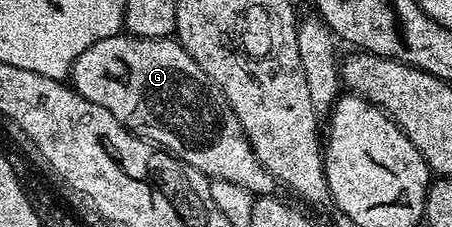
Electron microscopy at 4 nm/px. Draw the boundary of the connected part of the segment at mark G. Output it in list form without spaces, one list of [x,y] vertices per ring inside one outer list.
[[[132,35],[101,39],[75,60],[69,74],[69,84],[76,93],[89,99],[89,103],[105,107],[105,111],[109,111],[109,115],[113,115],[113,119],[121,122],[130,133],[158,145],[166,153],[172,153],[178,161],[189,163],[189,167],[197,167],[197,171],[204,173],[207,178],[237,183],[237,187],[243,187],[253,195],[271,195],[276,192],[275,176],[257,159],[223,92],[211,84],[205,71],[197,67],[195,60],[183,50],[178,40]]]

